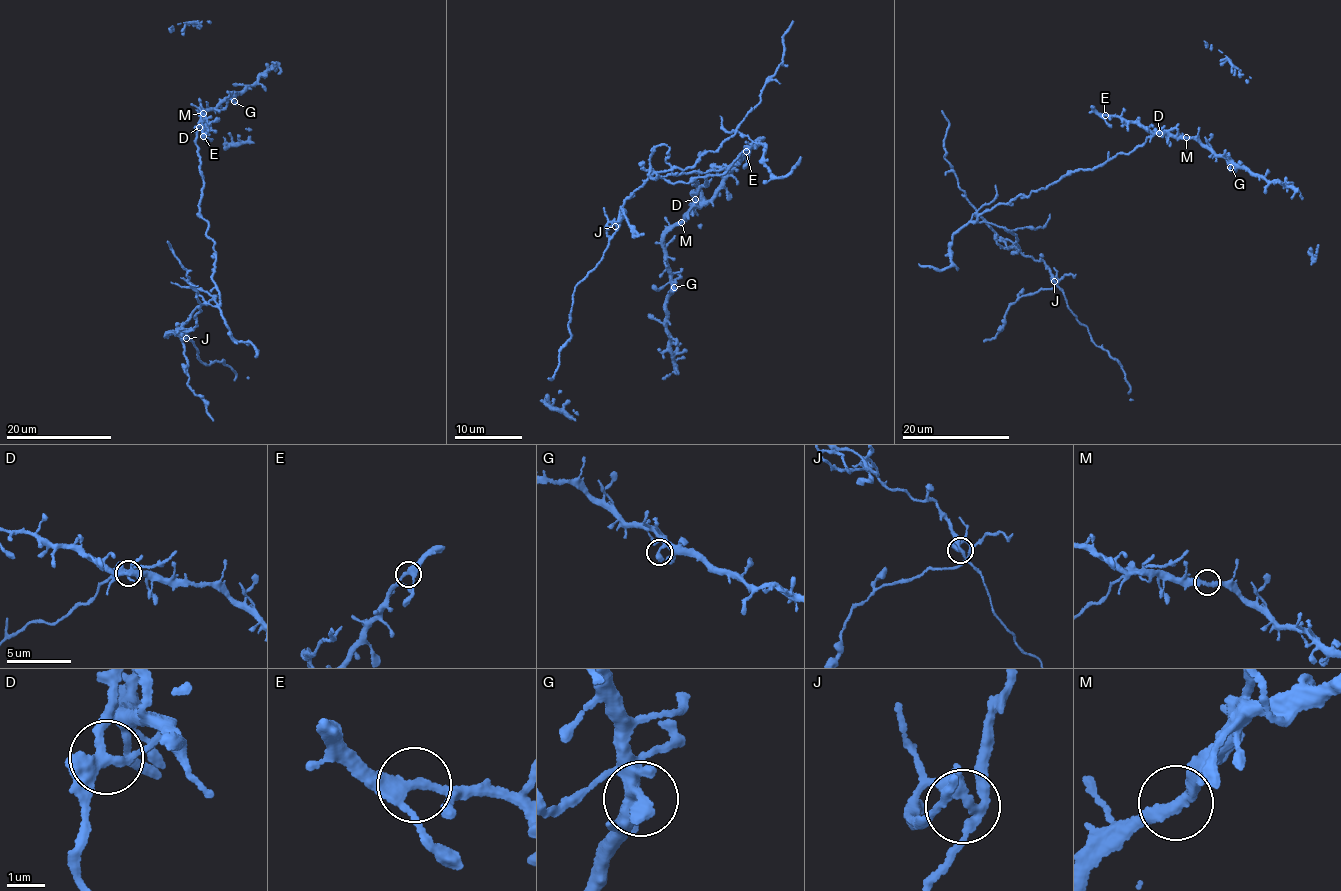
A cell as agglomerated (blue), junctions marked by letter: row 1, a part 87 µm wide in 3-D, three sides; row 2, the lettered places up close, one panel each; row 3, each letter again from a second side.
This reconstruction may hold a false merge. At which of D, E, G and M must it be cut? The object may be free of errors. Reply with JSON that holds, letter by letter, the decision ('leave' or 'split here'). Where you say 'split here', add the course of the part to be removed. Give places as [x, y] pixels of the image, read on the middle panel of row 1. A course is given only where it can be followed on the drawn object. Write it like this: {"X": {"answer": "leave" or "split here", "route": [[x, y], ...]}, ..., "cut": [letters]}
{"D": {"answer": "split here", "route": [[695, 198], [707, 172], [757, 146], [727, 168], [649, 177], [625, 202], [575, 285], [551, 378], [558, 394]]}, "E": {"answer": "leave"}, "G": {"answer": "leave"}, "M": {"answer": "leave"}, "cut": ["D"]}

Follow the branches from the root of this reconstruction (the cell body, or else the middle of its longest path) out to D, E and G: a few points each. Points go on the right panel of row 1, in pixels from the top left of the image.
D: (1054, 182), (1081, 169), (1093, 170), (1118, 153), (1129, 153), (1158, 133)
E: (1054, 182), (1081, 169), (1093, 170), (1118, 153), (1129, 153), (1155, 133), (1162, 137), (1119, 117), (1105, 115)
G: (1054, 182), (1081, 169), (1093, 170), (1118, 153), (1129, 153), (1164, 130), (1213, 149), (1229, 159), (1230, 167)

